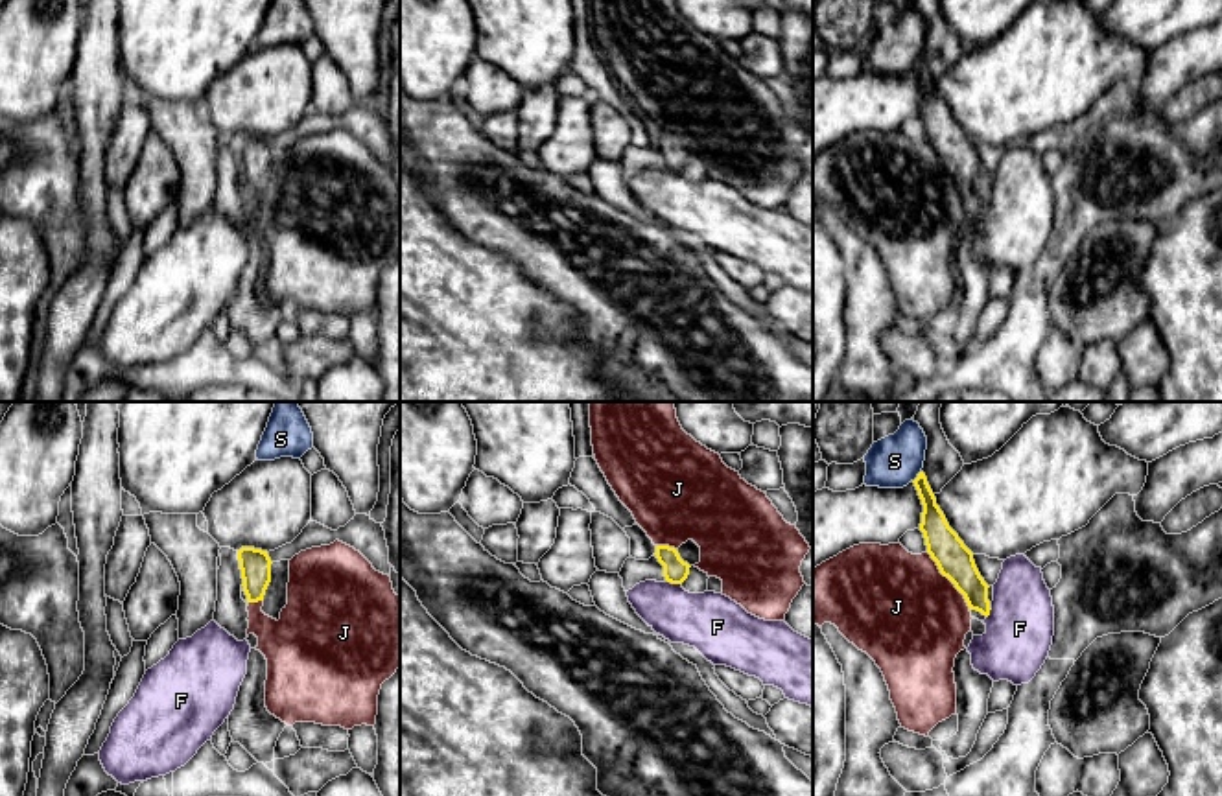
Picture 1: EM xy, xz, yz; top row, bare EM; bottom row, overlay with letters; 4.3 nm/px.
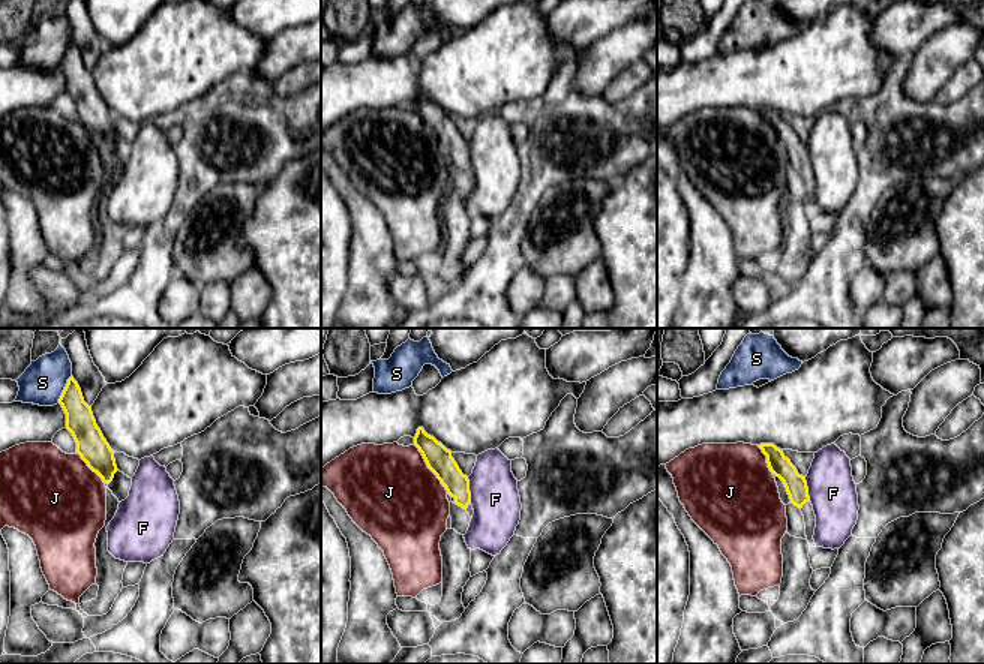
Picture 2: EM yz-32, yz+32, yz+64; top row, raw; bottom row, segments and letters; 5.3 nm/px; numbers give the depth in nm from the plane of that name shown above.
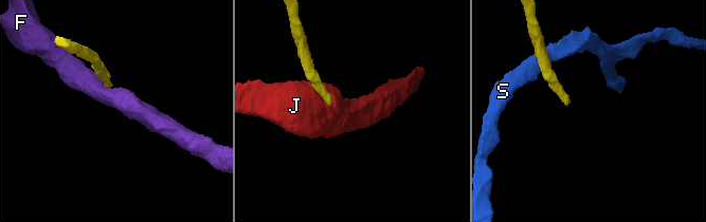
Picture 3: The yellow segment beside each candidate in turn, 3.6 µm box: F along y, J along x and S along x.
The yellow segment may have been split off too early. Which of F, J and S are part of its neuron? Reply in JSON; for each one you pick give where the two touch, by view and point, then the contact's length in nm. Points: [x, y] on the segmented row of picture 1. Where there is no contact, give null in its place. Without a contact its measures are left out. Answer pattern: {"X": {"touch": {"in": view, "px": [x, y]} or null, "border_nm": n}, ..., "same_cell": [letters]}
{"same_cell": []}

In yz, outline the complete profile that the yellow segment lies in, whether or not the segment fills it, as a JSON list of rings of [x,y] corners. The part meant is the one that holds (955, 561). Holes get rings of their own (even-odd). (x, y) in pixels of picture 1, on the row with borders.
[[[920,472],[912,483],[923,505],[920,531],[923,533],[927,553],[936,562],[940,573],[964,595],[971,617],[984,621],[992,610],[993,586],[984,582],[975,566],[973,553],[949,527],[925,474]]]

